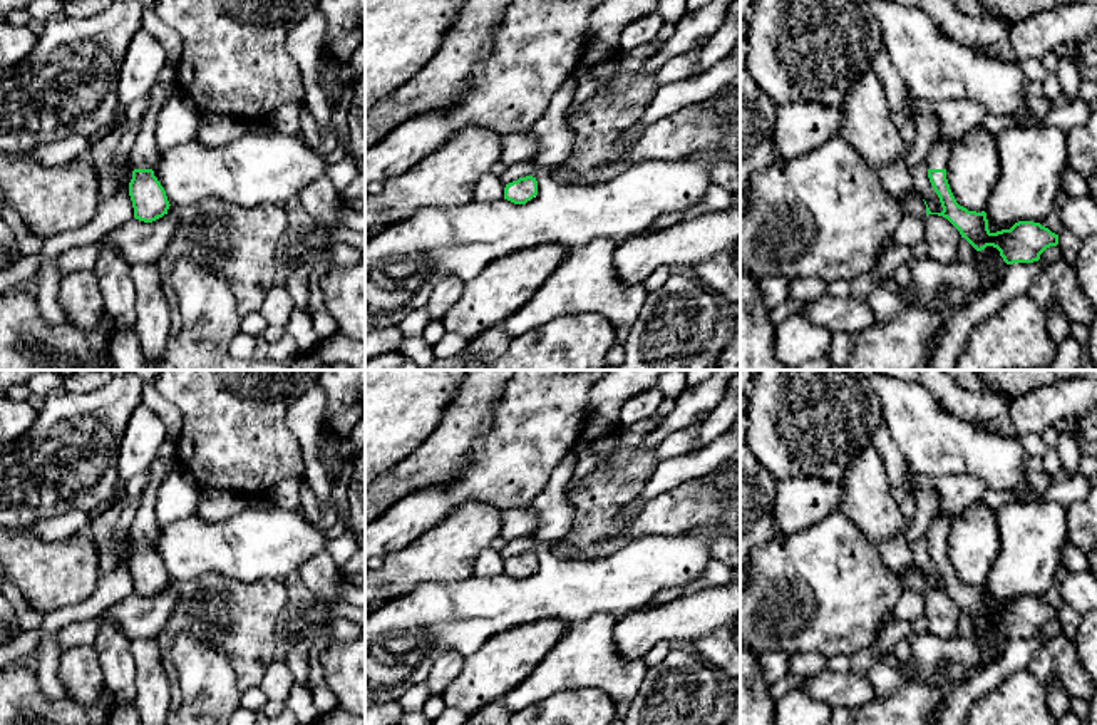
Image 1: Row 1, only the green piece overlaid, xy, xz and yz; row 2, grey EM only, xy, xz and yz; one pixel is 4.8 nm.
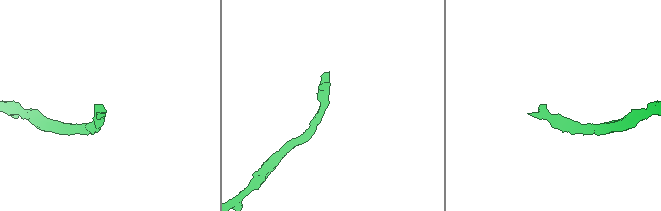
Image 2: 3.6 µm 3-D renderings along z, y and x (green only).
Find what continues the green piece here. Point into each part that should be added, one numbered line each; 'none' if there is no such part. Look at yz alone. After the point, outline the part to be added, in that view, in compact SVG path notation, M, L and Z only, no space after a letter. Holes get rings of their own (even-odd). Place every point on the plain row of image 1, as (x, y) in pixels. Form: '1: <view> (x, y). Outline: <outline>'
1: yz (938, 531). Outline: M940 509L931 517L930 526L924 532L928 544L946 544L950 537L950 527L960 514L943 514Z

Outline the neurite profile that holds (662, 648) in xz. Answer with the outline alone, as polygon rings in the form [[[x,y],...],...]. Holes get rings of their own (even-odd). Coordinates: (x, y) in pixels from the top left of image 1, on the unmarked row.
[[[662,640],[645,655],[643,661],[646,663],[648,668],[657,666],[667,658],[668,653],[670,641]]]

